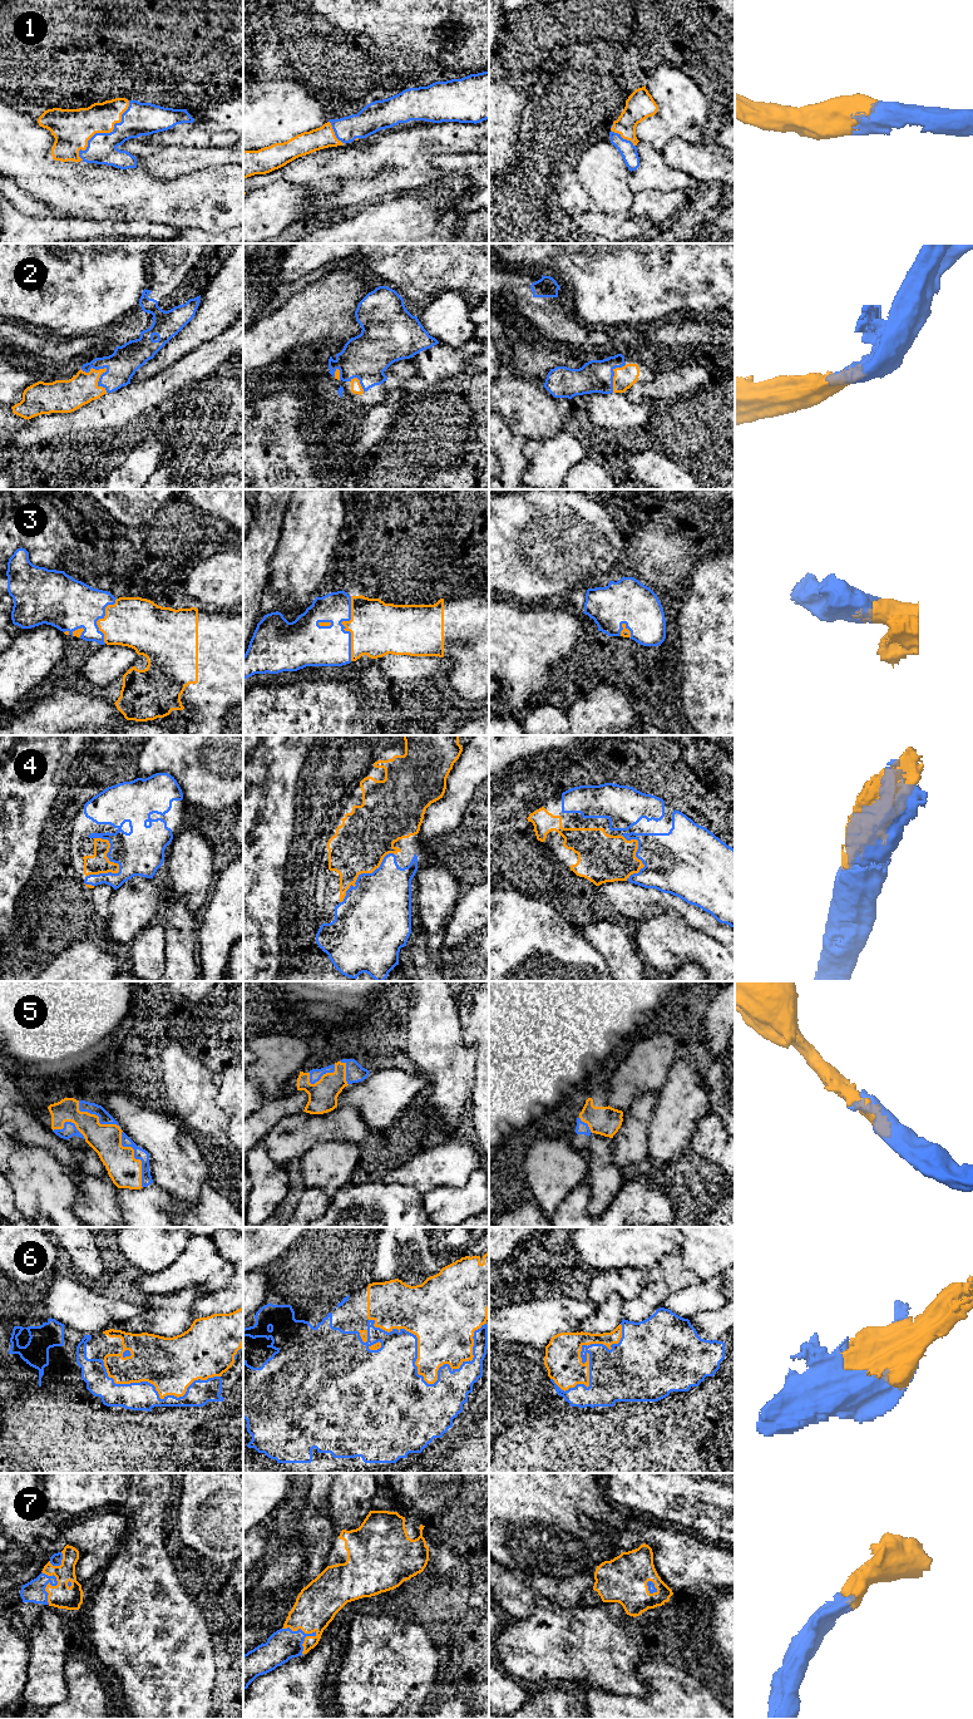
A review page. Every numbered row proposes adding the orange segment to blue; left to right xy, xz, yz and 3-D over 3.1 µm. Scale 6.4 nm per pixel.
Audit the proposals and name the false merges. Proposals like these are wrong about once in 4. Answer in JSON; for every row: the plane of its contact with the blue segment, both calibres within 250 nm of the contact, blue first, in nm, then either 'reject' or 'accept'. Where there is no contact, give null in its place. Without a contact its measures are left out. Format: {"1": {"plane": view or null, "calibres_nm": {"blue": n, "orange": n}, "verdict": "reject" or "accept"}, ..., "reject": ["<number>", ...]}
{"1": {"plane": "xy", "calibres_nm": {"blue": 200, "orange": 260}, "verdict": "accept"}, "2": {"plane": "xy", "calibres_nm": {"blue": 190, "orange": 190}, "verdict": "accept"}, "3": {"plane": "xz", "calibres_nm": {"blue": 280, "orange": 340}, "verdict": "accept"}, "4": {"plane": "xy", "calibres_nm": {"blue": 300, "orange": 130}, "verdict": "accept"}, "5": {"plane": "xy", "calibres_nm": {"blue": 80, "orange": 200}, "verdict": "accept"}, "6": {"plane": "xz", "calibres_nm": {"blue": 500, "orange": 260}, "verdict": "accept"}, "7": {"plane": "xz", "calibres_nm": {"blue": 200, "orange": 280}, "verdict": "accept"}, "reject": []}

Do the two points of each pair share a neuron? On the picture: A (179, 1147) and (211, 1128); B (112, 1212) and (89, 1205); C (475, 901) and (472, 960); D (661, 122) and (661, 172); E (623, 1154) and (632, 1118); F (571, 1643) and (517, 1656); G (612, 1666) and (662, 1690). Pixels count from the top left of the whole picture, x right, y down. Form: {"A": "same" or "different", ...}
{"A": "different", "B": "same", "C": "same", "D": "different", "E": "same", "F": "same", "G": "different"}

